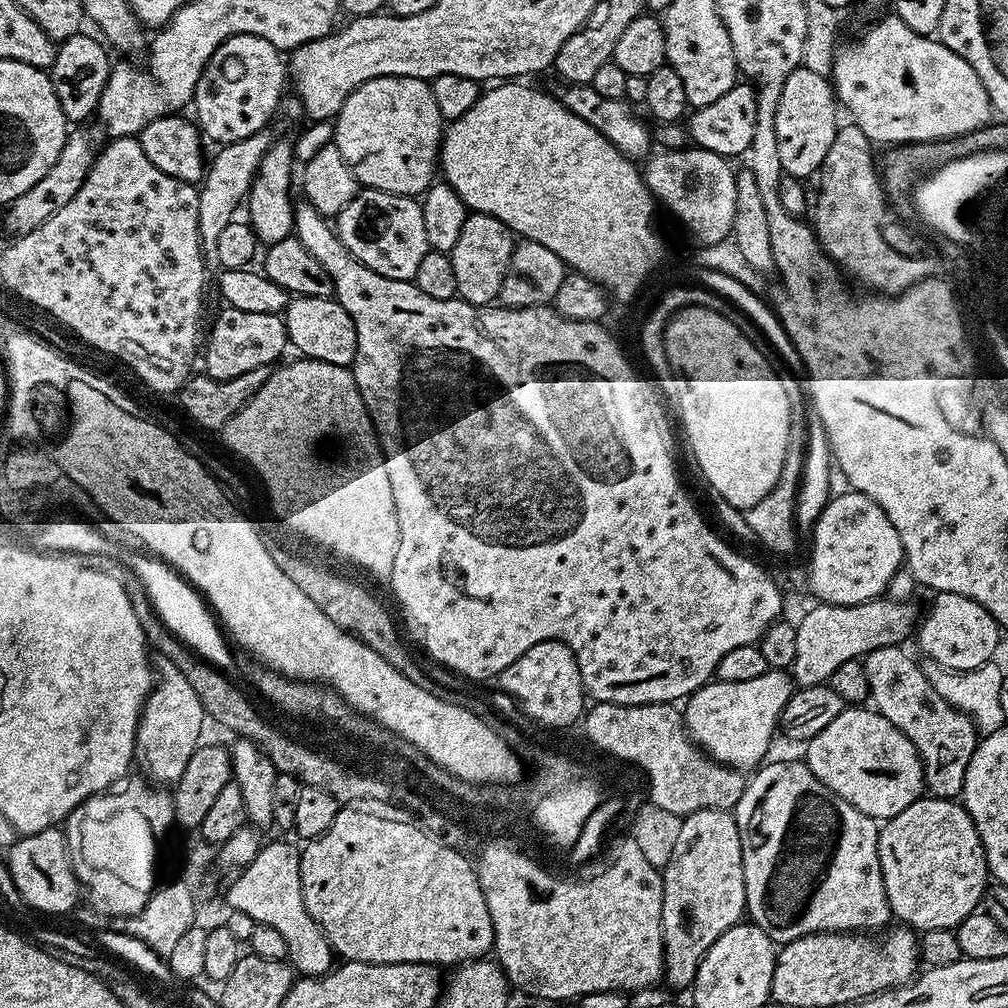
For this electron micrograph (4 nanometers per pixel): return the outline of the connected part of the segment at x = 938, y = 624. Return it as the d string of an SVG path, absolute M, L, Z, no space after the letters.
M937 592L931 597L932 605L928 613L921 615L918 627L914 632L914 640L920 643L923 655L929 660L938 662L950 670L965 672L989 663L1000 644L1002 633L1000 624L974 598L966 598L953 592Z

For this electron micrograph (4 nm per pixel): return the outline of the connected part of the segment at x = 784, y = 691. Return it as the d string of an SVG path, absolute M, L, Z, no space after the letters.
M769 670L758 674L758 678L749 678L746 682L722 682L713 679L687 697L682 708L684 726L693 741L719 764L741 770L749 770L748 768L752 767L755 769L765 759L764 744L771 742L772 735L777 735L780 715L786 702L790 702L793 691L794 681L784 670Z

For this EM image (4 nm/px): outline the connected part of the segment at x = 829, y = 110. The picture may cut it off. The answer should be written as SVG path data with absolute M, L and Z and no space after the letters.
M798 67L790 74L790 78L786 78L786 86L782 86L782 98L778 98L778 114L774 122L774 130L778 134L780 167L787 175L797 178L815 177L819 173L838 127L838 101L833 85L825 73L823 76L808 67Z

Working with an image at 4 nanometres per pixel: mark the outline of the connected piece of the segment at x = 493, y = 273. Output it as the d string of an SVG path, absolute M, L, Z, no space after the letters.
M472 212L462 226L462 234L450 254L454 278L458 278L458 296L467 304L491 305L500 295L504 276L508 273L514 247L514 233L497 216Z

